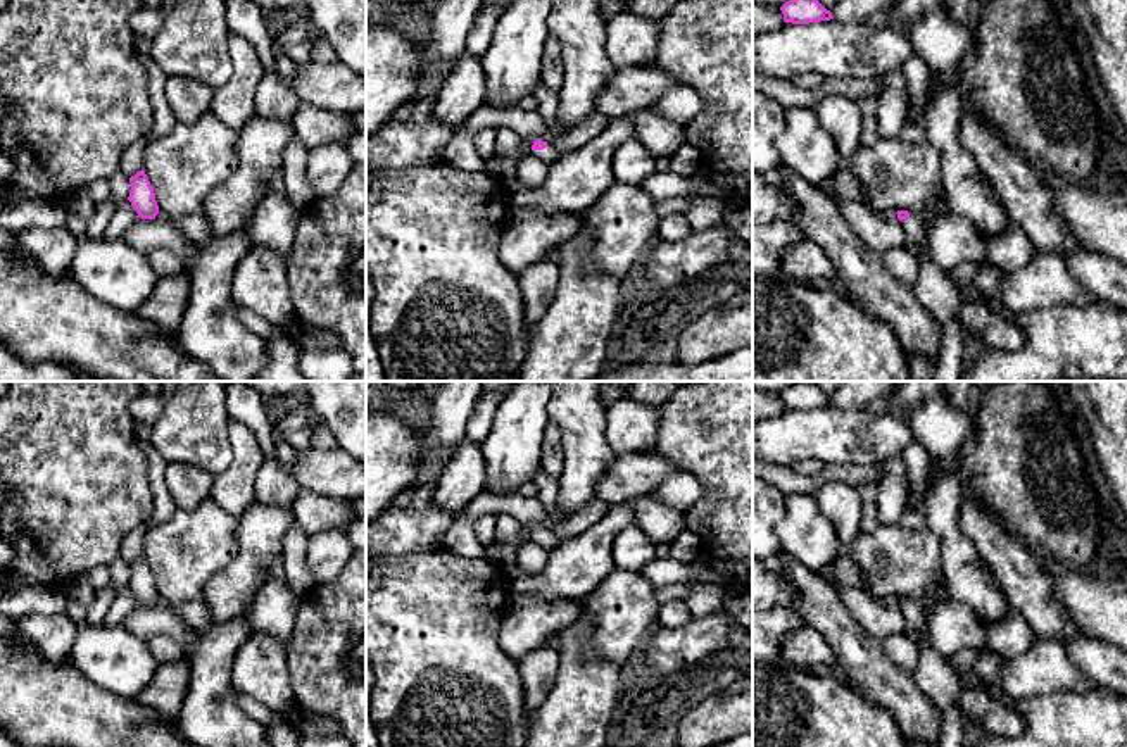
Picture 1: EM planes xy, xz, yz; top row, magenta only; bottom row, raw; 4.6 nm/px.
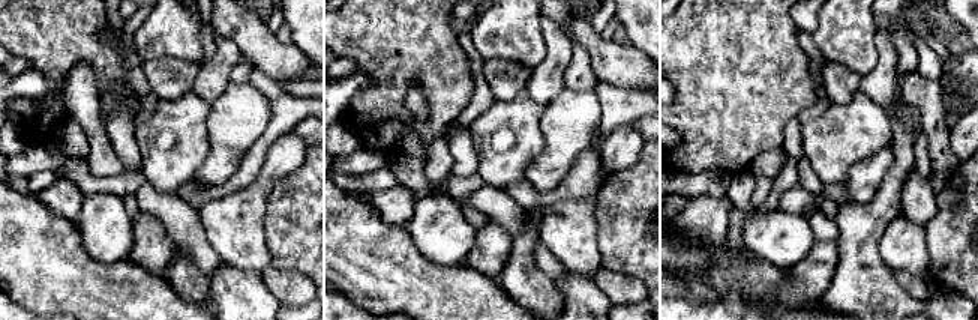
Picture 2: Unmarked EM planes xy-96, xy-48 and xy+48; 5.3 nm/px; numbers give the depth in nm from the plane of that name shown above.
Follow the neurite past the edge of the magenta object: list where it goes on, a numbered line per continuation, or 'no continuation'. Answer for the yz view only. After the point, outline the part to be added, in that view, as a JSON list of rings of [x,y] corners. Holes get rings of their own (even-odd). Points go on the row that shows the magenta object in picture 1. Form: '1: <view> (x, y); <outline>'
1: yz (912, 225); [[[910,214],[906,219],[901,221],[901,226],[904,229],[906,243],[904,247],[915,254],[915,247],[920,242],[922,236],[922,219],[920,216]]]

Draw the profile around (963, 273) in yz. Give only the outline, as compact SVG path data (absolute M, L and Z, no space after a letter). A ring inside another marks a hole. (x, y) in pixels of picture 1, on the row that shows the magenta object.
M963 262L953 269L946 271L946 278L956 286L961 288L966 283L973 281L973 276L982 271L975 262Z

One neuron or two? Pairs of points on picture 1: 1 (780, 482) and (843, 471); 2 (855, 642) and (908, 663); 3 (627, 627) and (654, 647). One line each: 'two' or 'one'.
1: one
2: two
3: two

